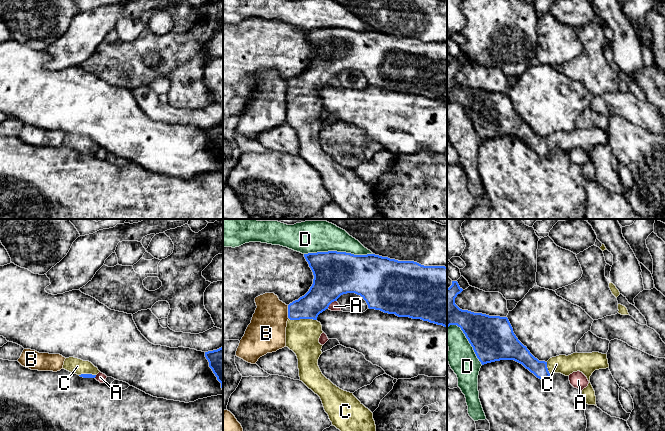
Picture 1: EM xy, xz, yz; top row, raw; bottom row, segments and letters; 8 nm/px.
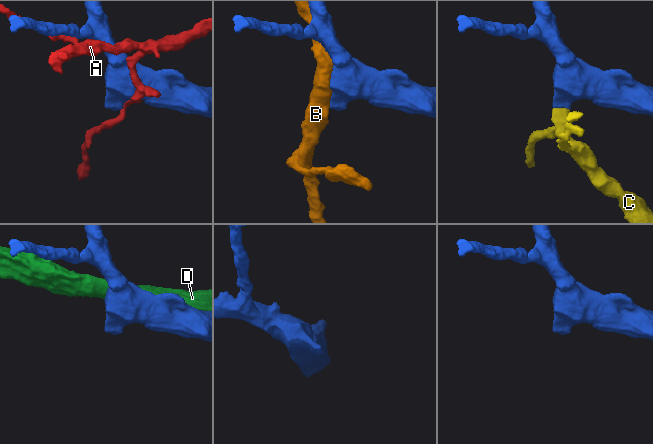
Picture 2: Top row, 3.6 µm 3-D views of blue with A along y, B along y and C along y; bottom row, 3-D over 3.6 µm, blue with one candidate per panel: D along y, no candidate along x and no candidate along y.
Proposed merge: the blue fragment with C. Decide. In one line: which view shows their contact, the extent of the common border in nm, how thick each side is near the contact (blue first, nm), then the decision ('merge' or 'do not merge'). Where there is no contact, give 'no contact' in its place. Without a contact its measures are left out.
contact in xz; length 220 nm; calibres 220 and 280 nm; merge

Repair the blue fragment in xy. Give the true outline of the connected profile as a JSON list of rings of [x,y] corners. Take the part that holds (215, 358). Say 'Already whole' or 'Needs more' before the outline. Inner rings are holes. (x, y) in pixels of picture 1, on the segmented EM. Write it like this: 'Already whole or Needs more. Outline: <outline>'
Already whole. Outline: [[[223,347],[205,352],[205,357],[209,362],[209,367],[217,377],[217,380],[221,383],[223,390]]]

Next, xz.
Needs more. Outline: [[[337,251],[308,253],[304,254],[304,257],[313,272],[313,284],[304,296],[288,305],[289,319],[286,327],[286,347],[297,356],[300,381],[320,397],[332,425],[340,431],[376,431],[373,413],[353,393],[340,389],[322,374],[318,359],[322,354],[323,345],[319,343],[319,338],[323,331],[317,317],[341,295],[355,293],[366,301],[369,309],[395,314],[398,317],[421,319],[447,327],[447,267],[424,266],[414,261],[398,261],[375,254],[354,255]]]

